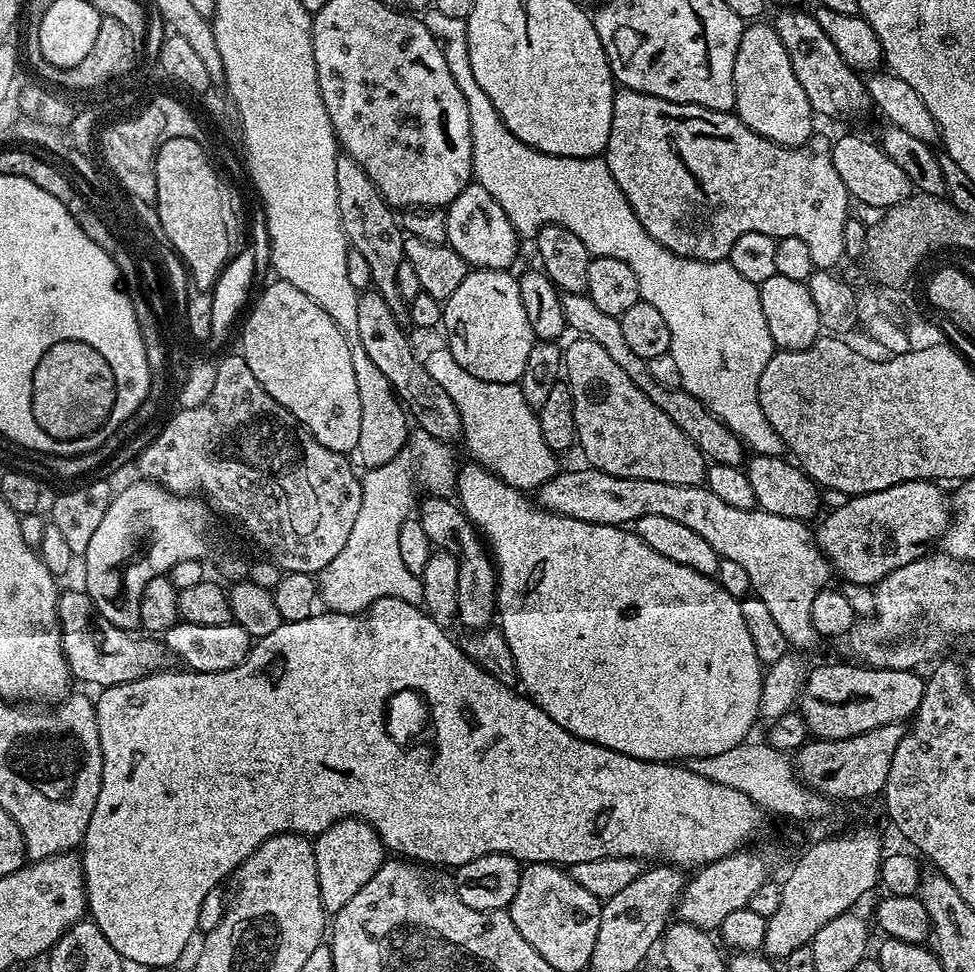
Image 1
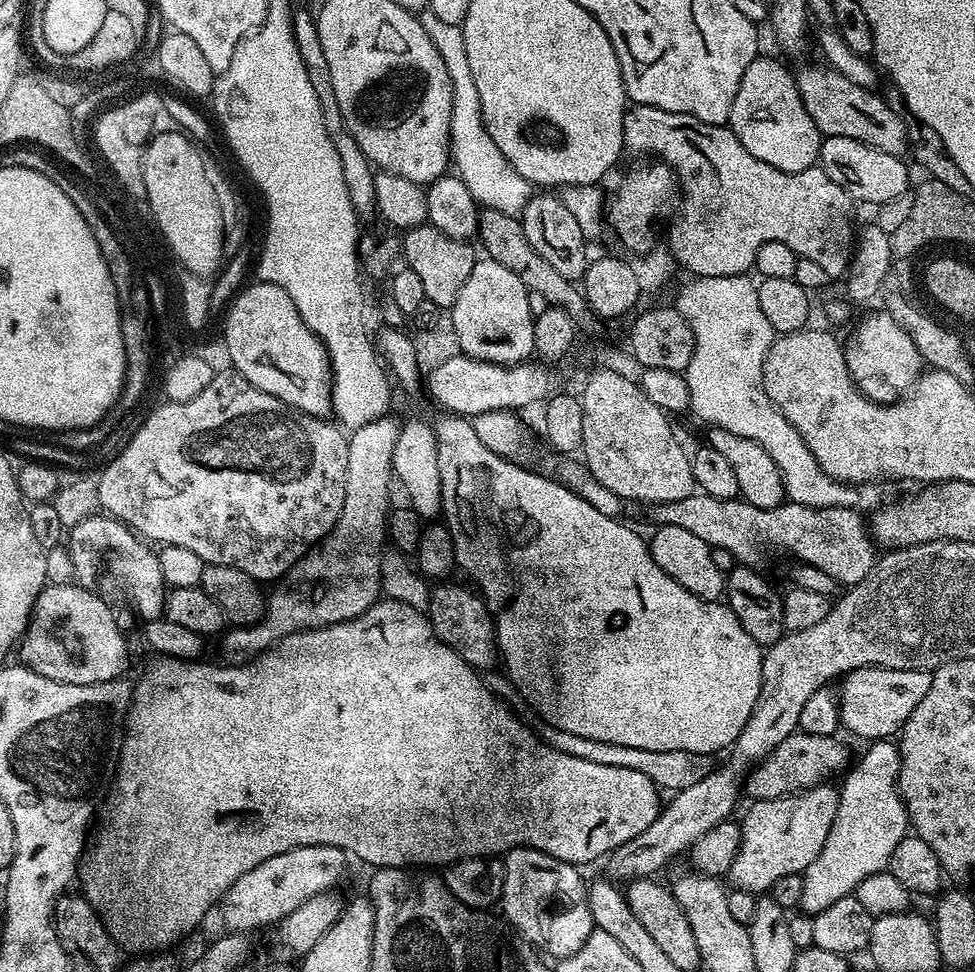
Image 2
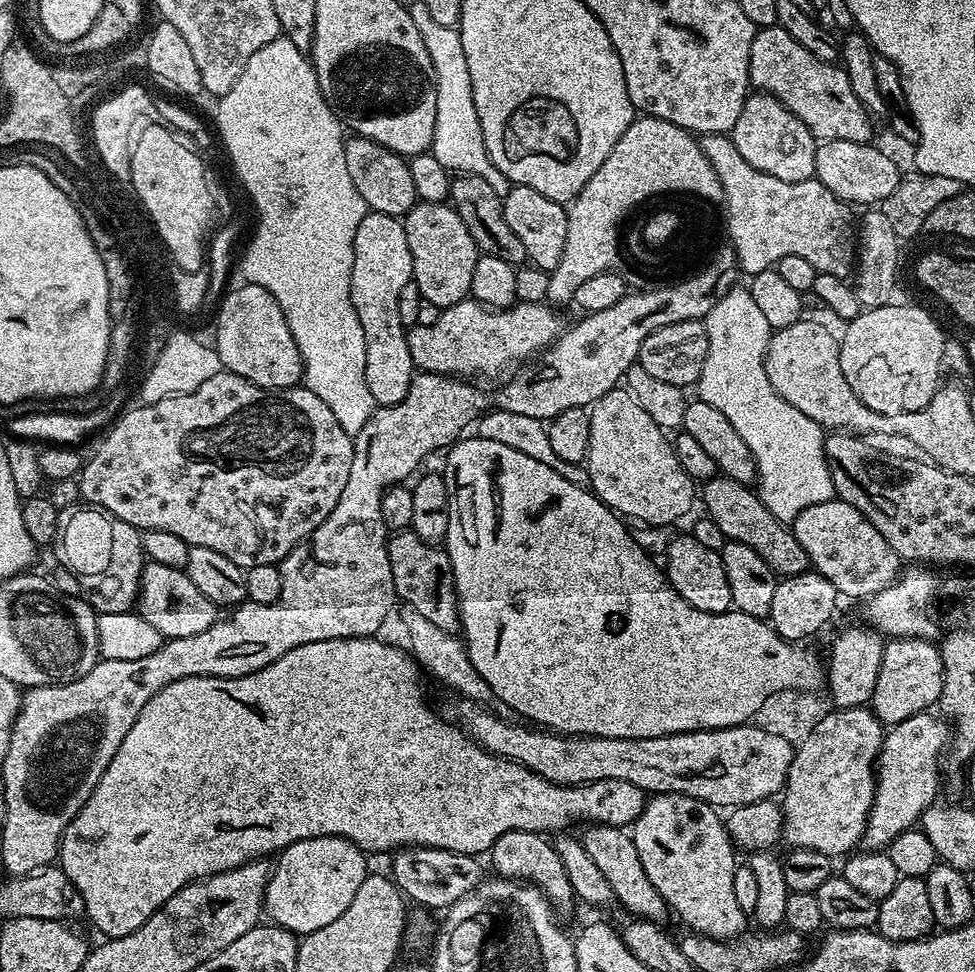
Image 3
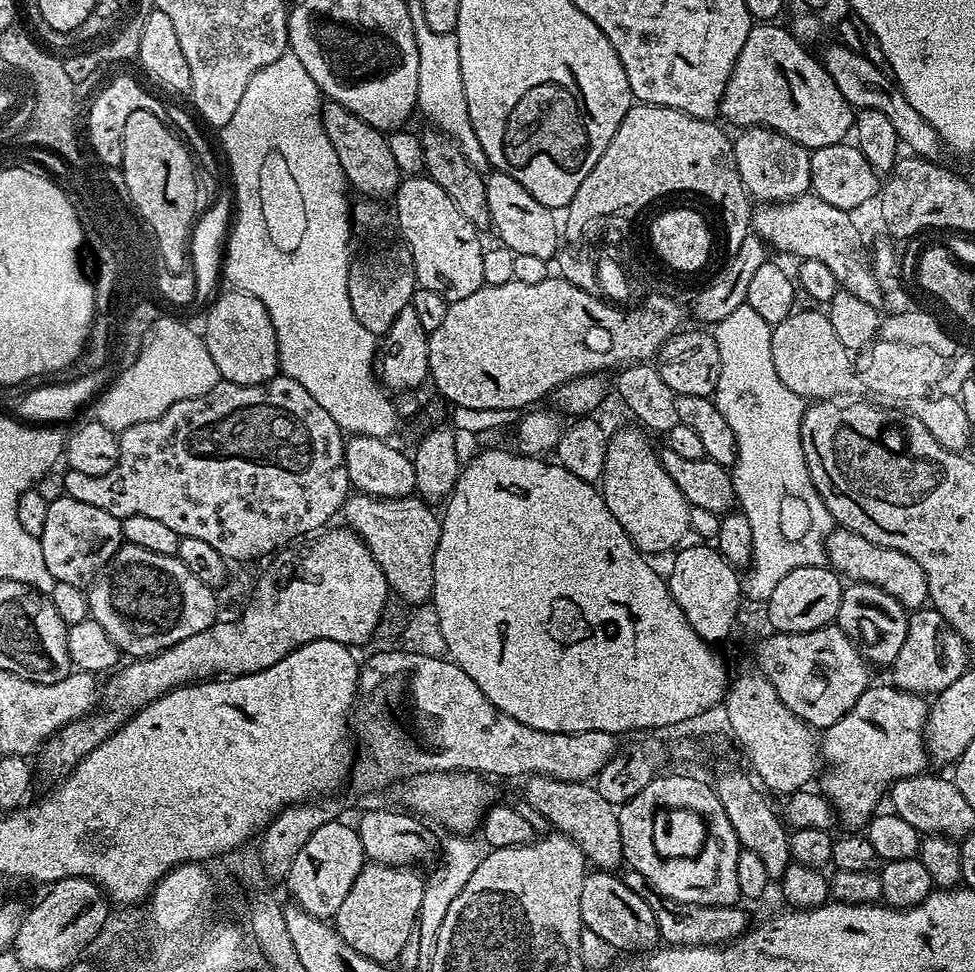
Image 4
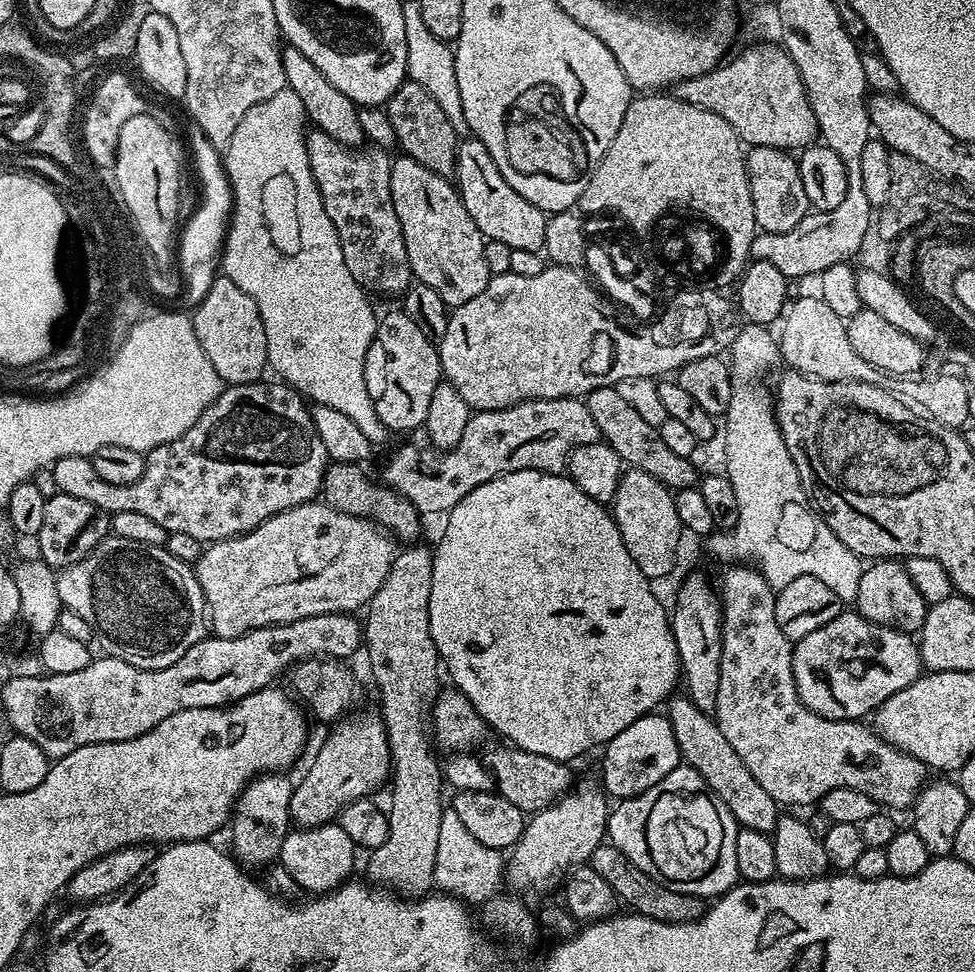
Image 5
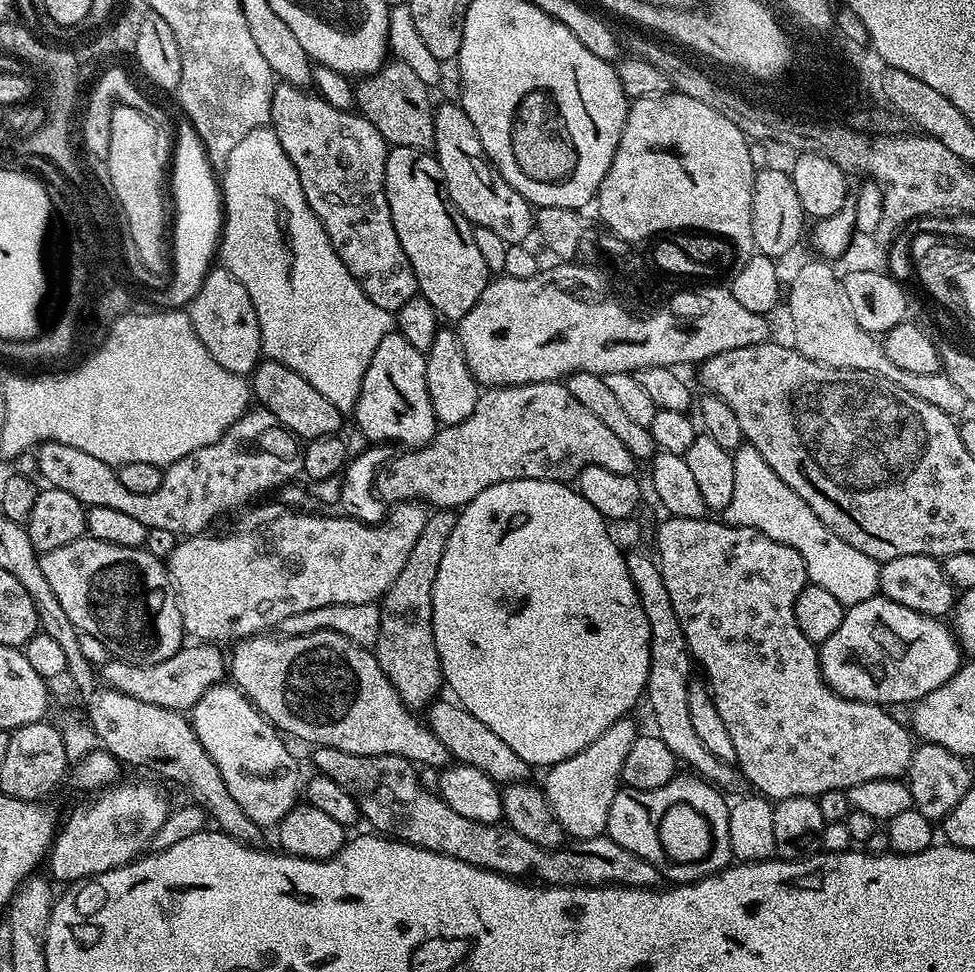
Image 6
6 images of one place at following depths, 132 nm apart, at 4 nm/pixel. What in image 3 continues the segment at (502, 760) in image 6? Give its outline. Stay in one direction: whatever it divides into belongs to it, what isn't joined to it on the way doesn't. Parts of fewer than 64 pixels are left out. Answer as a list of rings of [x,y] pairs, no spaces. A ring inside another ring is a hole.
[[[593,824],[585,827],[582,833],[582,841],[586,853],[590,854],[591,861],[602,870],[603,877],[610,882],[610,888],[615,896],[615,903],[621,904],[633,917],[642,920],[662,922],[670,916],[668,904],[654,890],[654,882],[646,874],[642,866],[642,858],[638,858],[638,850],[634,846],[631,835],[624,828],[615,828],[609,824]]]

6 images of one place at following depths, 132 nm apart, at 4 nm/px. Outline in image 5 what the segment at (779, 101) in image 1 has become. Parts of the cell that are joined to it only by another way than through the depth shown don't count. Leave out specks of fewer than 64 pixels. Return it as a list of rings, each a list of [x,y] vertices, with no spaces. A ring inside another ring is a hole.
[[[770,146],[749,147],[746,152],[750,194],[754,198],[754,218],[762,232],[785,232],[794,230],[798,222],[807,216],[810,205],[806,190],[802,187],[800,165],[791,151]]]

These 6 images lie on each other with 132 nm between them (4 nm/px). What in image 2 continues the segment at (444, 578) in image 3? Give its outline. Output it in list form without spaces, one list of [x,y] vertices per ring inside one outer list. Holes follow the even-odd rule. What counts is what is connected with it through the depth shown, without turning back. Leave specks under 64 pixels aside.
[[[440,582],[437,583],[435,587],[431,589],[430,595],[428,597],[428,607],[426,609],[426,615],[428,617],[428,620],[430,623],[432,623],[432,628],[436,632],[436,637],[438,637],[438,639],[440,639],[443,642],[443,644],[453,648],[453,650],[456,651],[457,654],[460,655],[460,657],[462,657],[464,662],[469,664],[470,667],[472,667],[472,669],[474,669],[476,672],[480,674],[487,673],[489,670],[492,670],[492,669],[487,670],[487,668],[492,668],[495,666],[495,664],[497,667],[498,664],[498,649],[496,646],[496,628],[495,625],[492,623],[492,615],[488,610],[487,604],[484,603],[483,599],[481,599],[481,597],[477,595],[477,593],[473,591],[471,587],[468,587],[469,588],[468,589],[468,588],[463,588],[463,586],[460,584],[448,584],[448,583],[452,582]]]

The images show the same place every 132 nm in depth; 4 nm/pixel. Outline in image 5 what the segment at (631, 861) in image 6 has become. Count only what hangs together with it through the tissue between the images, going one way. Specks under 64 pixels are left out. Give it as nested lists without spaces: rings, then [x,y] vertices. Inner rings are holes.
[[[610,842],[602,843],[598,846],[598,850],[594,850],[590,865],[603,881],[610,884],[616,898],[632,907],[629,909],[633,913],[667,924],[685,924],[691,920],[697,920],[704,914],[705,897],[675,892],[662,886],[662,882],[654,882],[650,874],[642,874],[642,870],[638,870],[638,866],[634,866],[634,862],[630,862],[630,858],[626,858],[626,854],[622,854],[622,850],[618,850]]]

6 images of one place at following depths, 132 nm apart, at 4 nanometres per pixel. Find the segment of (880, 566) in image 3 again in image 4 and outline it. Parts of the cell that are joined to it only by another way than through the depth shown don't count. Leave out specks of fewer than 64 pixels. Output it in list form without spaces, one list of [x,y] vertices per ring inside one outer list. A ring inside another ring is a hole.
[[[839,526],[833,527],[832,533],[828,535],[826,550],[832,571],[845,581],[878,586],[886,590],[886,594],[898,598],[898,602],[902,602],[902,606],[909,610],[925,607],[929,603],[926,574],[922,574],[922,566],[918,566],[918,562],[914,562],[910,554],[866,542],[862,534],[854,534]]]

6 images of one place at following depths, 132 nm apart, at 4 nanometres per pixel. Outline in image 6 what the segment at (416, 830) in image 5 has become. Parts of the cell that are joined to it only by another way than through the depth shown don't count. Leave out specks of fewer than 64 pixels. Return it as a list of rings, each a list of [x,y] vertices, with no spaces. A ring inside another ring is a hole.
[[[450,508],[429,515],[426,526],[422,526],[422,534],[418,534],[418,542],[414,542],[414,550],[410,550],[410,558],[406,558],[406,566],[402,566],[402,574],[394,578],[390,590],[379,601],[380,625],[374,653],[383,674],[409,710],[427,709],[445,687],[432,633],[432,587],[434,578],[438,578],[438,566],[456,525],[456,517],[457,513]]]

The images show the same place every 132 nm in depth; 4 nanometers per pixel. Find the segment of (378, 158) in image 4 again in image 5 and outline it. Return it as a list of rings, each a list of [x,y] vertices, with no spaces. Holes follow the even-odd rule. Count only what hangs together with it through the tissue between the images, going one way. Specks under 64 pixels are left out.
[[[291,46],[285,47],[281,51],[280,58],[284,71],[284,83],[290,90],[294,90],[294,94],[298,94],[304,107],[307,123],[315,131],[330,134],[330,138],[343,144],[363,145],[366,137],[362,130],[362,122],[358,122],[360,108],[357,104],[350,98],[346,98],[346,94],[342,94],[342,90],[338,90],[338,86],[330,86],[326,74],[322,74],[322,70],[318,70],[318,66],[314,66],[314,62],[310,62],[310,58],[306,58],[306,54],[302,54],[302,50]]]

